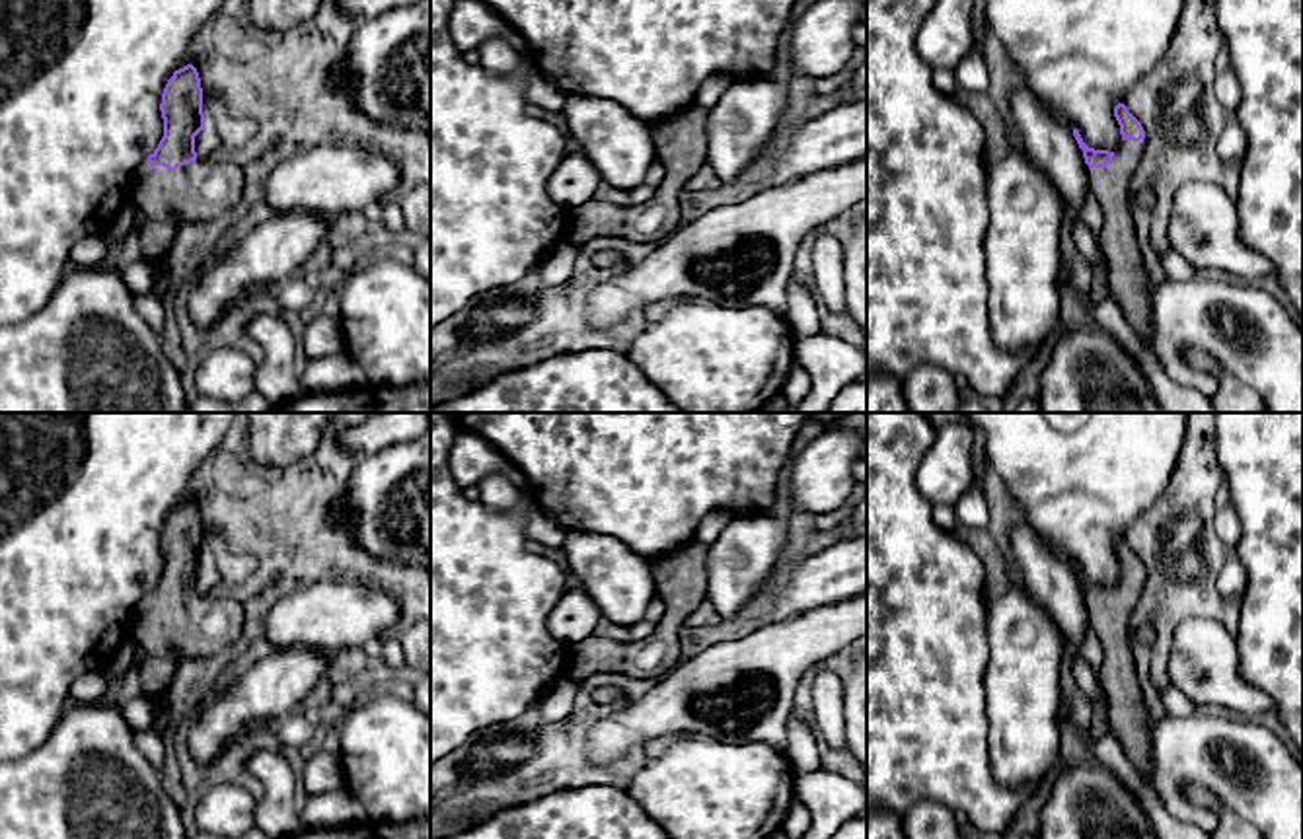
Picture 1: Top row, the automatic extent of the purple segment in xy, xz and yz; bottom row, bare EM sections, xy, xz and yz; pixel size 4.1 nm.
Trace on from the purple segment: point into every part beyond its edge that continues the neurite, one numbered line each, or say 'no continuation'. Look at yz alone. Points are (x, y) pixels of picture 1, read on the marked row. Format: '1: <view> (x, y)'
1: yz (1128, 281)

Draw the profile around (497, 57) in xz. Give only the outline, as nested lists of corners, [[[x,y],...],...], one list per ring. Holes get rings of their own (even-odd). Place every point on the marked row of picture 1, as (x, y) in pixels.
[[[504,39],[485,41],[479,47],[479,64],[493,76],[508,76],[516,70],[524,70],[528,103],[540,105],[541,109],[557,111],[569,97],[538,70],[530,53],[524,55],[516,51]]]

